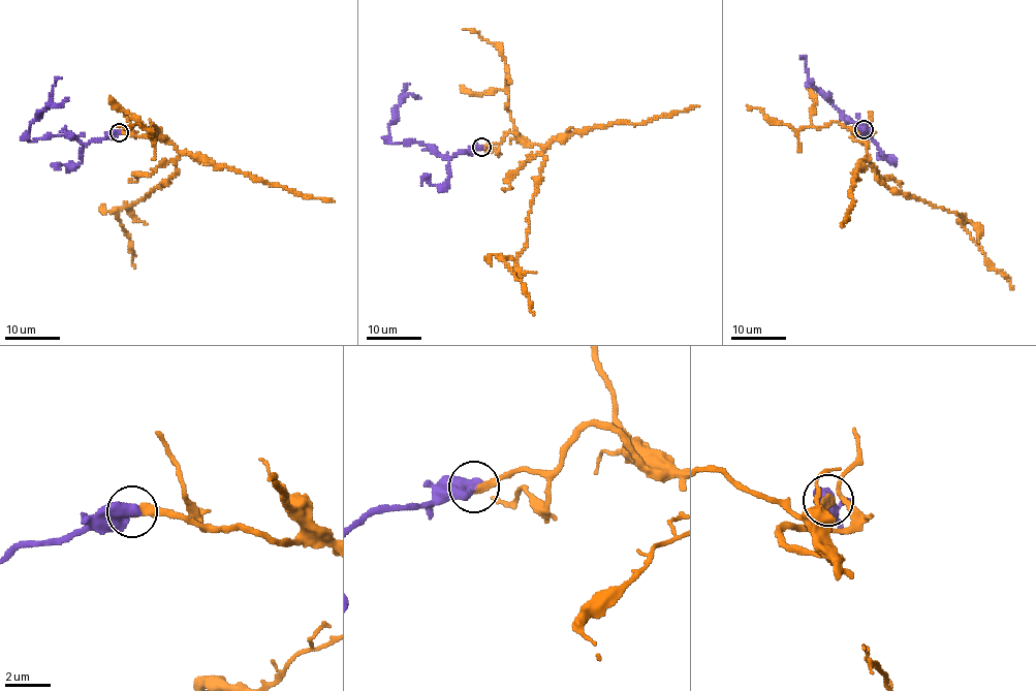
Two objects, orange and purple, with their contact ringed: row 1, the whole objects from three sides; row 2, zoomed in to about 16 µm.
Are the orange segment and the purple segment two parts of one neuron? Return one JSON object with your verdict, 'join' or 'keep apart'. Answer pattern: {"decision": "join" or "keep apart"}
{"decision": "join"}

